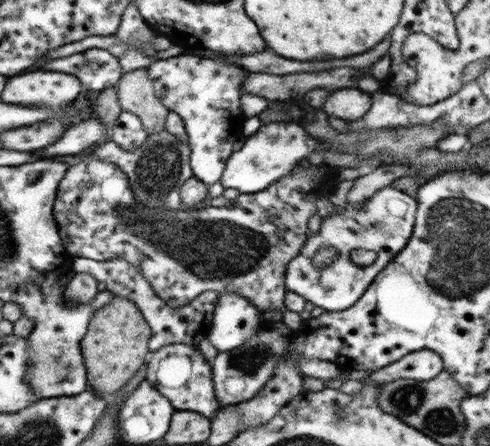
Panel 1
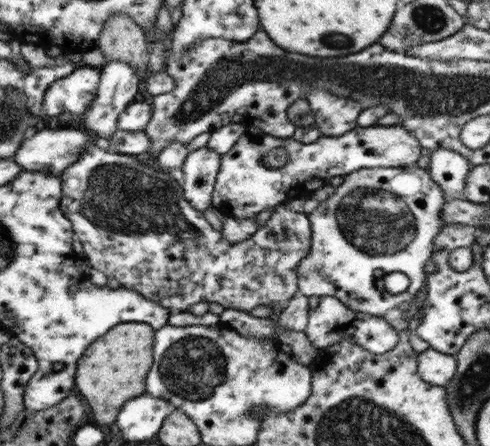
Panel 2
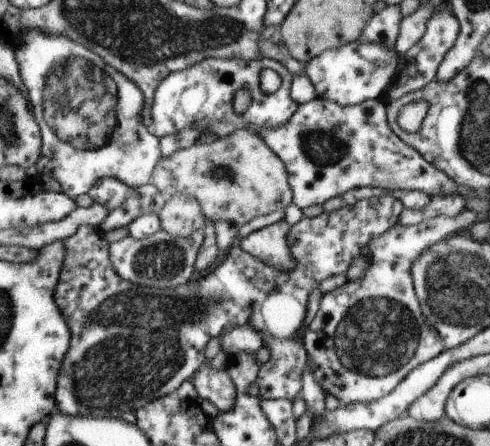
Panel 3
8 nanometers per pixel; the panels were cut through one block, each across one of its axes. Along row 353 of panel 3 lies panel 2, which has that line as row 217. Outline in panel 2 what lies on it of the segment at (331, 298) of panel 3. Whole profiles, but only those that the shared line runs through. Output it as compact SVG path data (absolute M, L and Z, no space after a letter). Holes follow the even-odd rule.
M417 166L411 168L373 168L373 170L355 170L347 174L341 186L335 188L333 196L319 202L309 214L311 224L311 248L305 258L297 264L297 294L303 298L309 296L329 296L343 302L353 312L363 312L371 316L385 316L387 310L397 308L399 304L411 300L423 286L425 262L431 260L435 238L441 234L445 222L441 220L443 214L443 194L441 190L429 180L427 170ZM391 272L401 272L409 278L409 286L405 292L389 294L383 284L385 276Z

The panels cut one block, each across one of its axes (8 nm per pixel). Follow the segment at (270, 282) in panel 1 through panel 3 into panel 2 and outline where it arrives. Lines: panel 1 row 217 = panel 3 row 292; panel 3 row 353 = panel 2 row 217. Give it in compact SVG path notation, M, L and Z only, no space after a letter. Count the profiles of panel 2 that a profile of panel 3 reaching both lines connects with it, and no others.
M89 144L81 154L79 158L67 166L67 170L63 170L63 174L59 176L61 178L61 202L59 202L59 208L63 212L63 216L67 216L73 224L73 232L75 232L75 240L79 240L83 244L83 258L89 262L89 268L95 268L99 272L103 272L107 278L115 278L121 286L125 288L131 288L135 290L137 294L145 296L147 300L151 302L157 302L159 306L167 308L169 314L171 312L187 312L187 308L191 308L193 304L197 302L215 302L215 304L221 304L225 310L239 310L239 312L249 312L257 306L271 306L273 302L281 302L281 300L289 300L297 294L297 276L295 276L295 268L297 264L305 258L305 254L309 252L311 248L311 224L309 224L309 218L305 214L297 214L297 212L291 212L285 208L285 202L281 202L279 206L271 208L271 216L269 220L259 226L259 230L255 234L251 234L249 238L241 240L241 242L229 242L221 230L213 230L201 216L201 212L191 206L191 202L187 202L187 198L183 196L183 190L181 186L171 178L169 172L163 172L163 170L151 170L147 166L141 166L133 156L125 156L125 154L111 154L107 150L101 150L101 148L95 148L95 144Z

